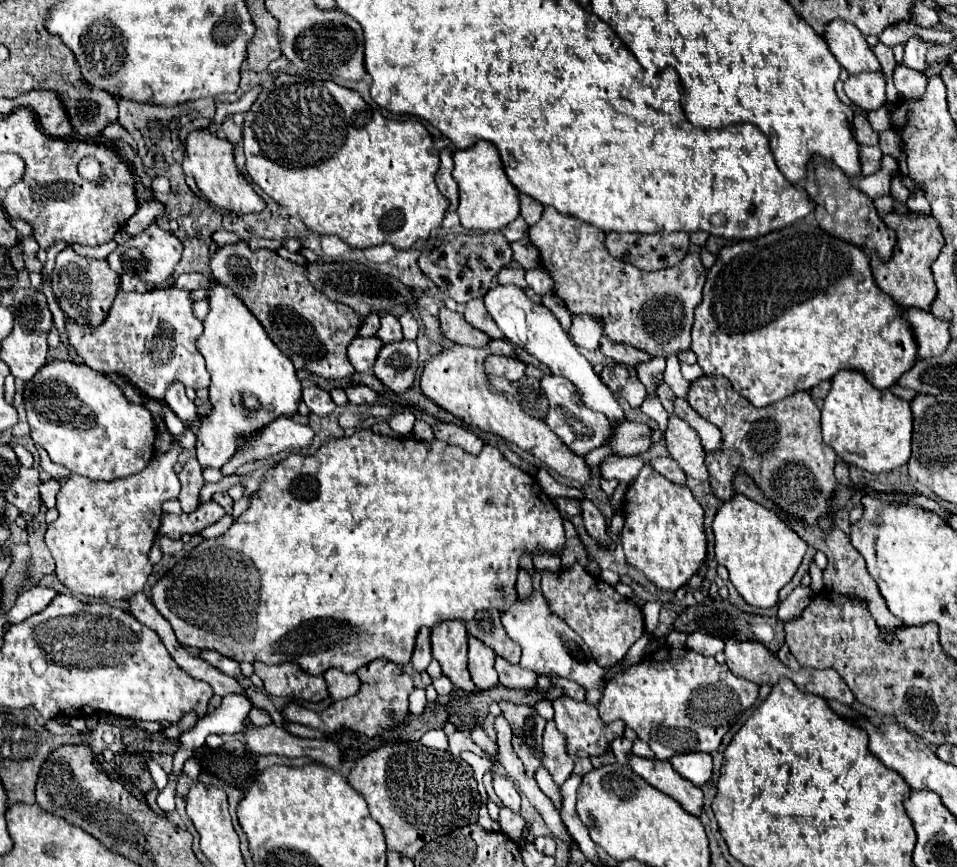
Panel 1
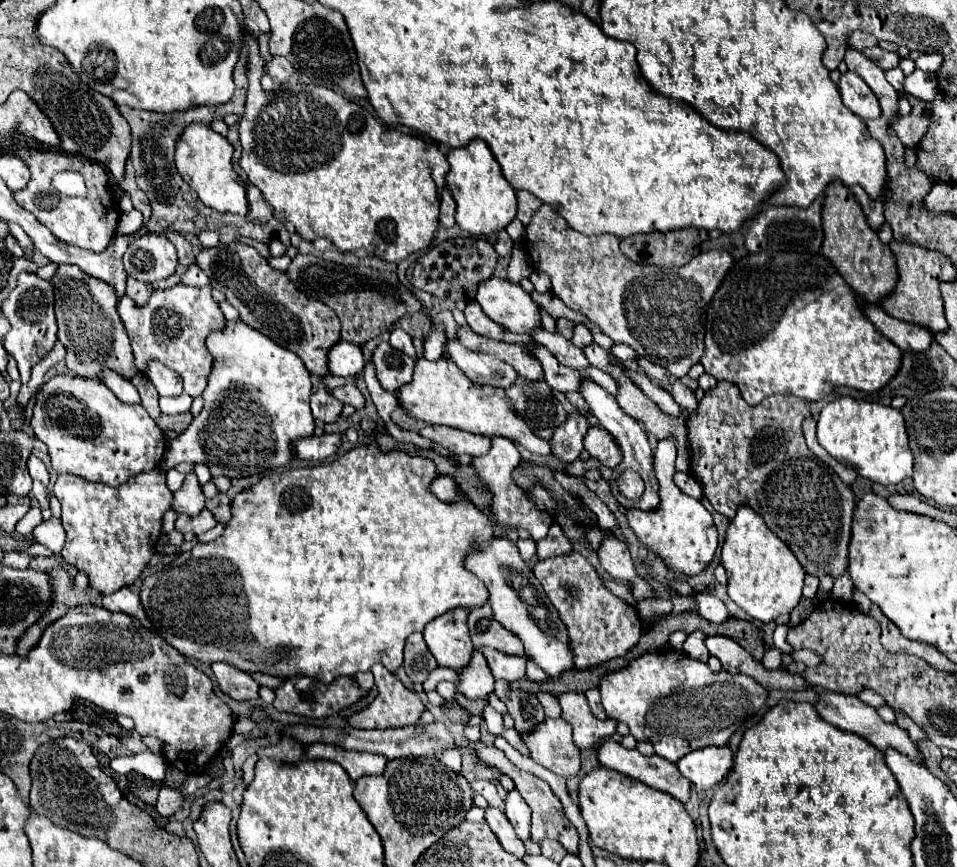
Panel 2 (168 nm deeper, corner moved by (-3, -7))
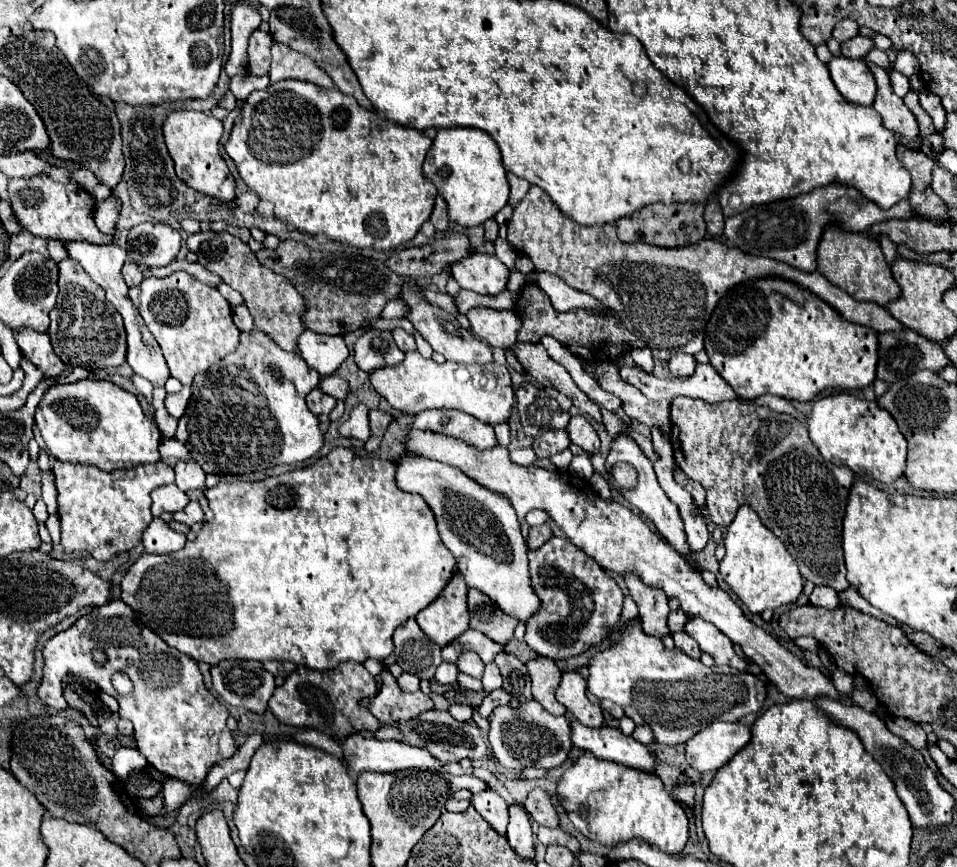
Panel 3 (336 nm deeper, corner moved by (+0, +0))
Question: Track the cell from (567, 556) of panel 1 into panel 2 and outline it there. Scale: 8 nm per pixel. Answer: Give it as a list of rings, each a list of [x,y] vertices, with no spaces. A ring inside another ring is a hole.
[[[553,523],[547,537],[537,543],[537,557],[539,559],[551,559],[551,557],[559,557],[565,553],[573,553],[573,545],[567,539],[567,535],[563,533],[561,525]]]

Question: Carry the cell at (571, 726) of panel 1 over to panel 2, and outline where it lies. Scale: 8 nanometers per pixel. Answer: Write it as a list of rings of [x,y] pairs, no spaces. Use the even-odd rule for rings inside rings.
[[[563,693],[559,695],[559,703],[563,709],[563,721],[567,721],[573,727],[573,739],[579,751],[595,751],[605,739],[615,735],[617,721],[595,719],[583,693]]]

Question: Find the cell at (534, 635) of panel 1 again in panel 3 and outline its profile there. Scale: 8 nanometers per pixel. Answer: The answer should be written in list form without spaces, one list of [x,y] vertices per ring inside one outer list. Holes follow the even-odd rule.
[[[408,454],[396,460],[396,484],[402,492],[420,494],[432,508],[440,540],[452,552],[456,570],[470,588],[488,594],[506,614],[516,616],[520,622],[538,612],[540,600],[530,586],[526,540],[508,498],[486,490],[456,466]]]

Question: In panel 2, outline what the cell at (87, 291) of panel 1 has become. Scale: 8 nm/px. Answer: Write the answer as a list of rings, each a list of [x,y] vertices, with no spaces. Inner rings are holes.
[[[59,265],[51,279],[55,287],[55,315],[59,325],[59,341],[67,349],[65,363],[79,377],[99,377],[101,369],[113,369],[125,379],[139,371],[133,363],[133,351],[123,323],[117,315],[117,295],[109,283],[89,277],[79,267]]]

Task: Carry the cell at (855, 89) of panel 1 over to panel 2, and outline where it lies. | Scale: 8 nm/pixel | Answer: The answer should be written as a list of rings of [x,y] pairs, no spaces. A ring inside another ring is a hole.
[[[851,71],[841,75],[839,91],[841,91],[845,107],[849,107],[861,119],[867,121],[867,119],[881,117],[881,107],[879,107],[875,93],[869,89],[869,85],[859,75]]]

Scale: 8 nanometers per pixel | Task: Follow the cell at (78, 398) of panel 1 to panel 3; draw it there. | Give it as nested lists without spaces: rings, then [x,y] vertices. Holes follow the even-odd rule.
[[[80,380],[52,386],[36,408],[34,420],[42,432],[48,452],[60,462],[94,464],[112,472],[160,460],[160,430],[146,418],[134,394],[108,380]]]

